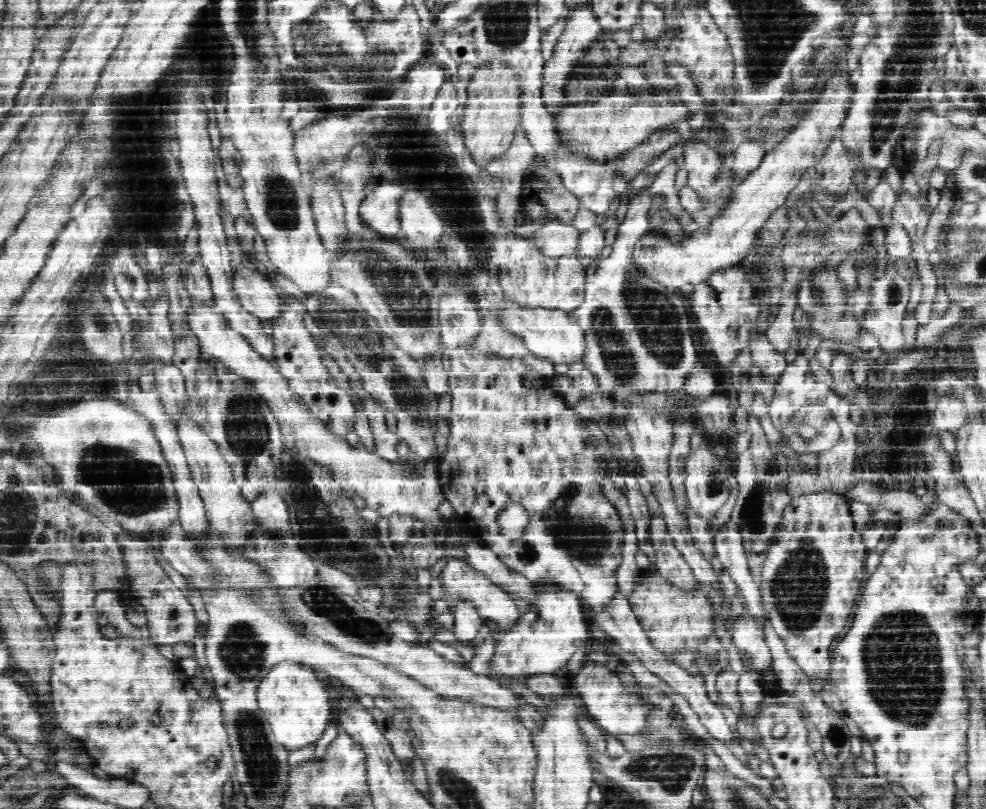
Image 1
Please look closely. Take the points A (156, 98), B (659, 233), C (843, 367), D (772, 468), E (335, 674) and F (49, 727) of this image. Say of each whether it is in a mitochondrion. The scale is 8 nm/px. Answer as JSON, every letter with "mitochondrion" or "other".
{"A":"other","B":"other","C":"mitochondrion","D":"other","E":"other","F":"other"}

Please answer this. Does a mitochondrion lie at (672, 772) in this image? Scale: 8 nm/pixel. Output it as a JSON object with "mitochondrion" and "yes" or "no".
{"mitochondrion":"yes"}

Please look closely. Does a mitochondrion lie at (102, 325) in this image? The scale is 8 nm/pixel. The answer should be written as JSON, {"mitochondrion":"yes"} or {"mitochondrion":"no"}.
{"mitochondrion":"yes"}

